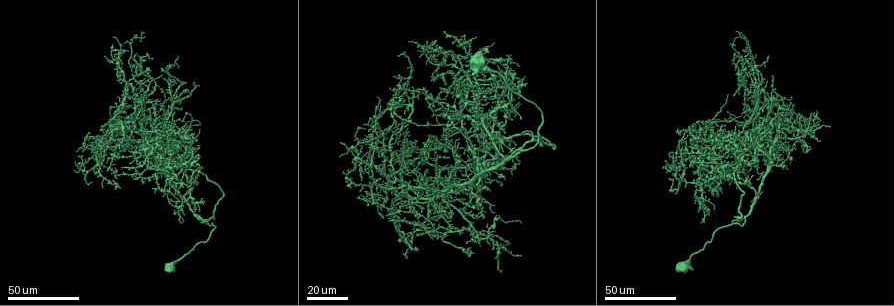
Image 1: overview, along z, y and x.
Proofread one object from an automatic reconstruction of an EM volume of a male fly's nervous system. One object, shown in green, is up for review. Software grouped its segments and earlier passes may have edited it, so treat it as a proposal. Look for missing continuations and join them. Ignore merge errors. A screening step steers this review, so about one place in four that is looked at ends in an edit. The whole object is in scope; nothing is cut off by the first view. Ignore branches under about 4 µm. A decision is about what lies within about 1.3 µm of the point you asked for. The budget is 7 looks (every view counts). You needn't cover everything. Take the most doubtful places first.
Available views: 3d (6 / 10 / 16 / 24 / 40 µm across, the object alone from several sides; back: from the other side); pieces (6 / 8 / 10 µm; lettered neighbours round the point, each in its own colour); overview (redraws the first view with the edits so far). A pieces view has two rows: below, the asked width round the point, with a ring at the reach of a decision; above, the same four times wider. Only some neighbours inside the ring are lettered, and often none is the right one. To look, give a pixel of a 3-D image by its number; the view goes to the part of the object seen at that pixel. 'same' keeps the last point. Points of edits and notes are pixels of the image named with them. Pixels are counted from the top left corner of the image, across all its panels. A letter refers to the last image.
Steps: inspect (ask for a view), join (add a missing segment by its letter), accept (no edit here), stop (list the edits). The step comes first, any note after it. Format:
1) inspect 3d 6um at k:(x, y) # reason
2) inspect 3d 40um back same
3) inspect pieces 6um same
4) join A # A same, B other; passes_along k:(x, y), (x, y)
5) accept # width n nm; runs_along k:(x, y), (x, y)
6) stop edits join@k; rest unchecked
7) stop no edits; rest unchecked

inspect 3d 24um at 1:(464, 194) # an open end

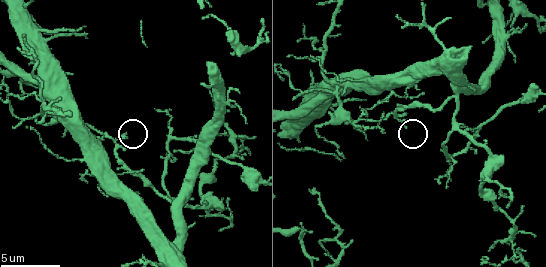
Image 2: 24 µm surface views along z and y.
inspect pieces 8um at 2:(405, 125)

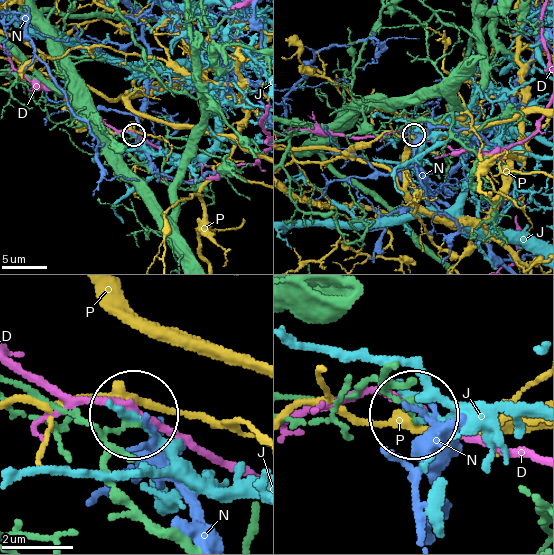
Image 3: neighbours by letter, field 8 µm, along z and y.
accept # D other, J other, N other, P other; none of them fits

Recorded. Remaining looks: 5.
inspect 3d 40um at 1:(161, 69) # free end

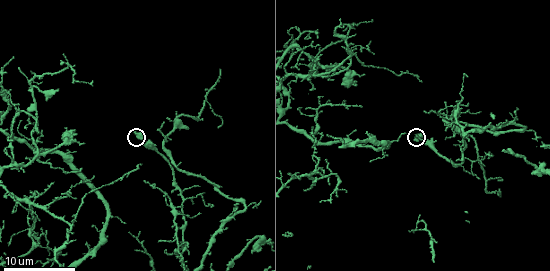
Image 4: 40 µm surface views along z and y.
inspect pieces 6um at 4:(413, 138)

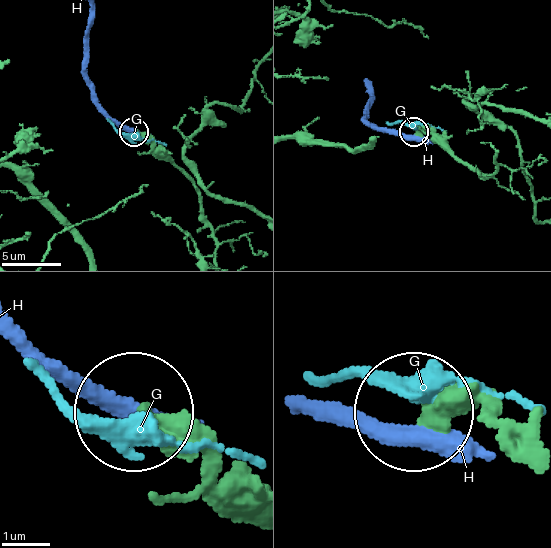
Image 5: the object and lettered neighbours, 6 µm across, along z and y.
accept # width 370 nm; G other, H other; runs_along 5:(492, 422), (424, 410); none of them fits

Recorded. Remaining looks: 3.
inspect 3d 10um at 4:(23, 195) # an open end

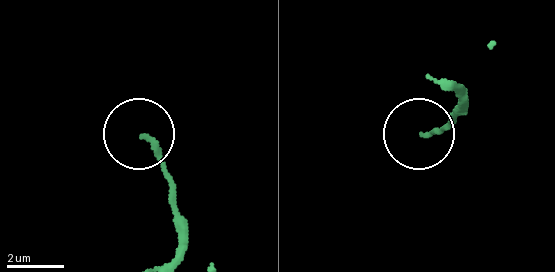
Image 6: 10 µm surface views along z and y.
inspect pieces 8um at 6:(423, 133)

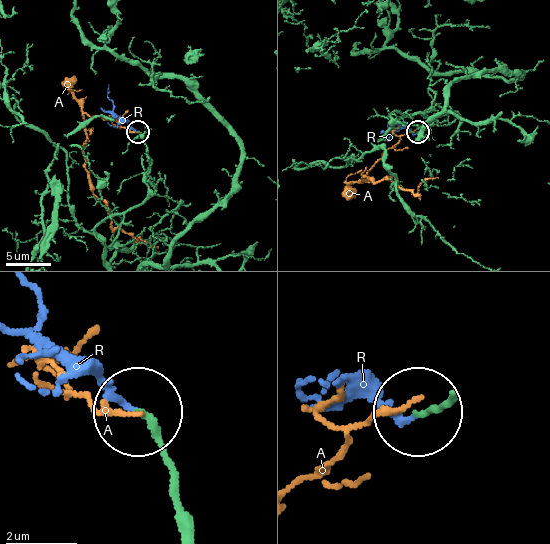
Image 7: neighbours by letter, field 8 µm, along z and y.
join R # width 180 nm; A other, R same; passes_along 7:(182, 507), (149, 429), (51, 340), (39, 295); the cell continues

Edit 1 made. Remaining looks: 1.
stop edits join@7; rest unchecked

